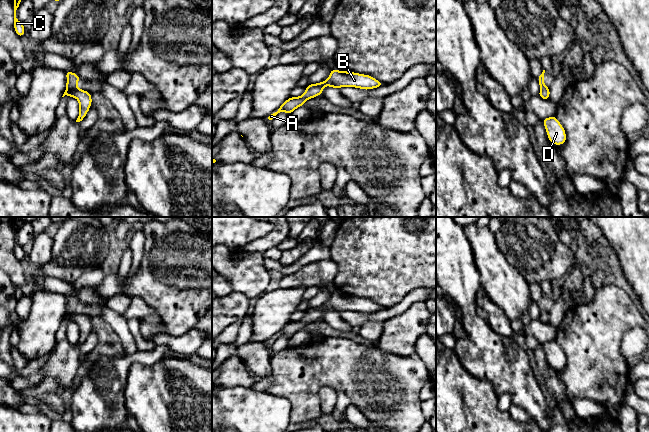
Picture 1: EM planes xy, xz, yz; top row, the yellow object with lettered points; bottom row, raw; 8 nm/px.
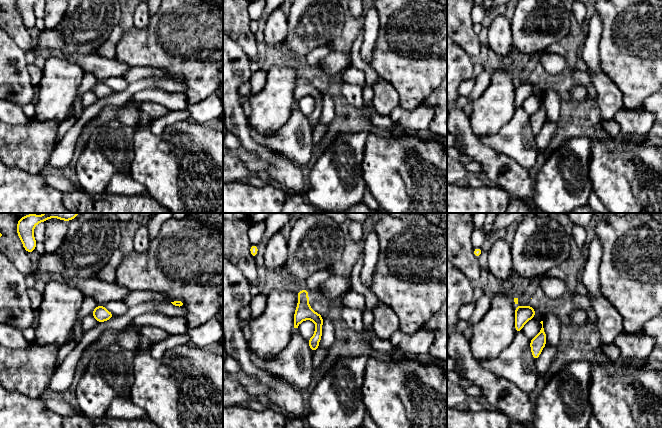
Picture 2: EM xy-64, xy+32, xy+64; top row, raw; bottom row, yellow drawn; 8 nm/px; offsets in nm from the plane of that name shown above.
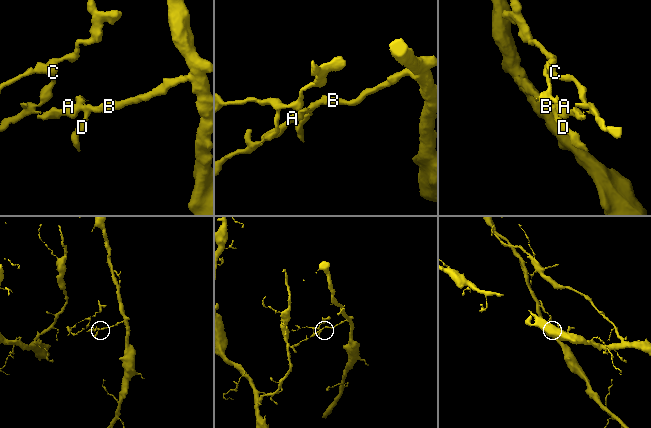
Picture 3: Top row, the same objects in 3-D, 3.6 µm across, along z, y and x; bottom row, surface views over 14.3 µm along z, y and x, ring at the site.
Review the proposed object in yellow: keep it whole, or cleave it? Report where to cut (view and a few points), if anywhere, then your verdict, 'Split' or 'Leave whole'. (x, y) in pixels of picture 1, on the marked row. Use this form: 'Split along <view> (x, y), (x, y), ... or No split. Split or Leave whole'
No split. Leave whole

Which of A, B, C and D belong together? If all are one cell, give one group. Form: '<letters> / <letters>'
A B C D

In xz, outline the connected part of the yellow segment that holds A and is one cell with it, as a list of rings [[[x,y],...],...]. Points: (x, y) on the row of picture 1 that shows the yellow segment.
[[[332,69],[329,78],[320,83],[309,84],[305,92],[300,97],[290,97],[287,99],[277,111],[266,117],[266,120],[271,122],[280,112],[286,112],[289,115],[298,107],[304,105],[306,100],[312,99],[321,95],[325,86],[331,86],[334,89],[341,87],[355,87],[359,89],[369,90],[381,87],[384,84],[370,75],[364,75],[355,72],[347,72],[345,70],[338,71]]]

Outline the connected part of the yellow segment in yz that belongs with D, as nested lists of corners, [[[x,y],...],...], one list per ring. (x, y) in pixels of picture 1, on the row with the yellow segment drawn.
[[[556,116],[545,118],[542,122],[552,144],[563,145],[566,142],[566,132]]]

